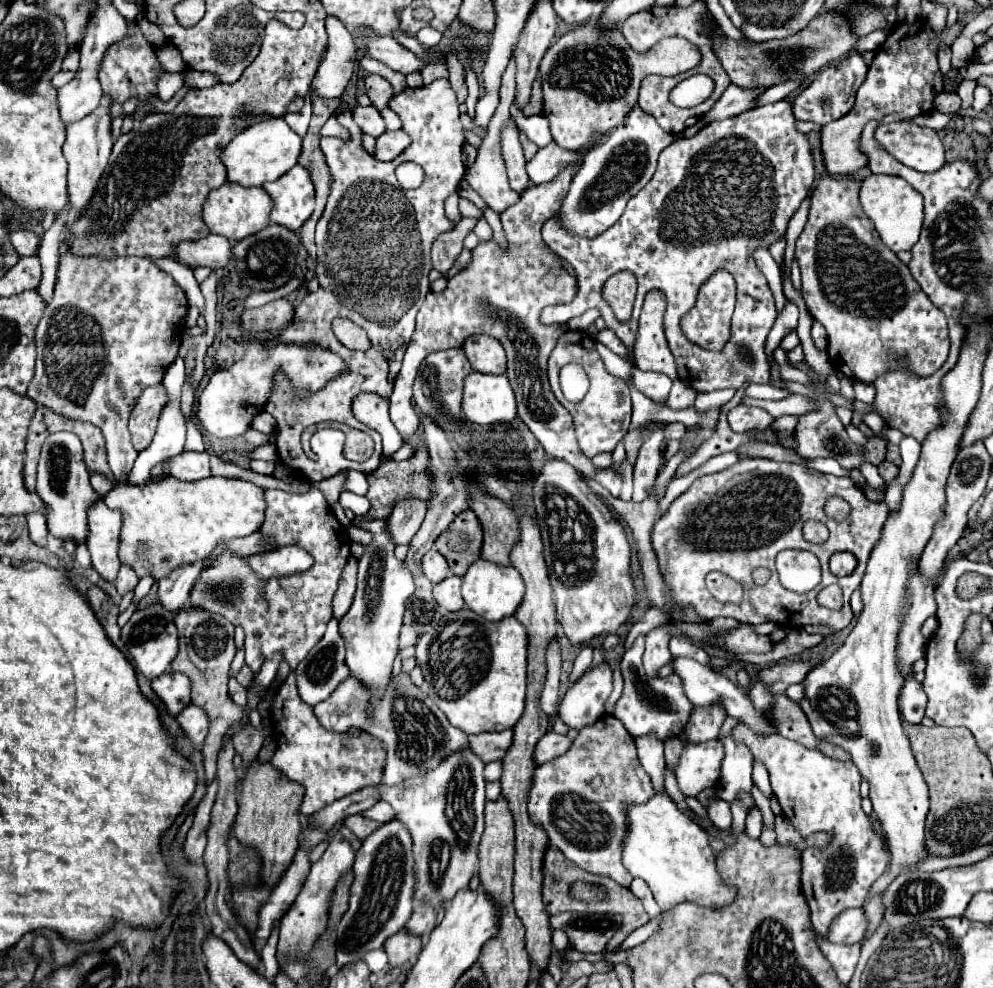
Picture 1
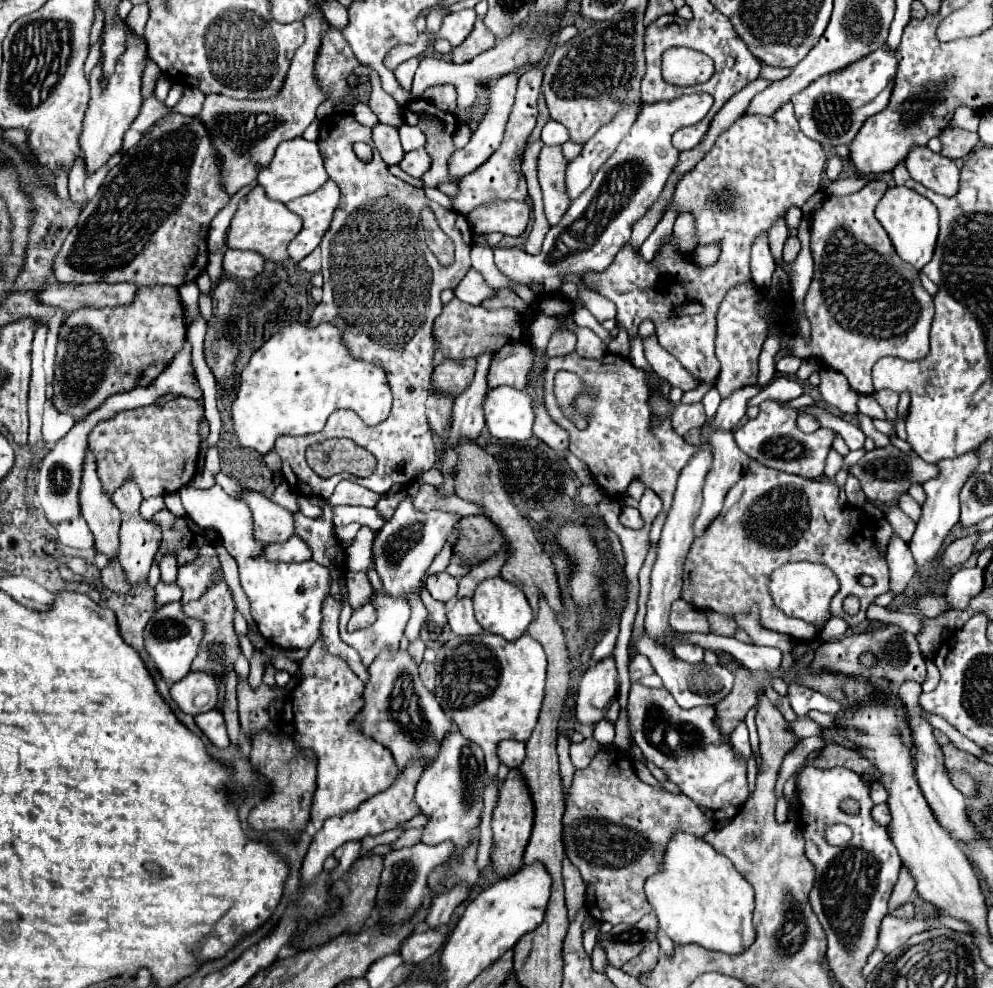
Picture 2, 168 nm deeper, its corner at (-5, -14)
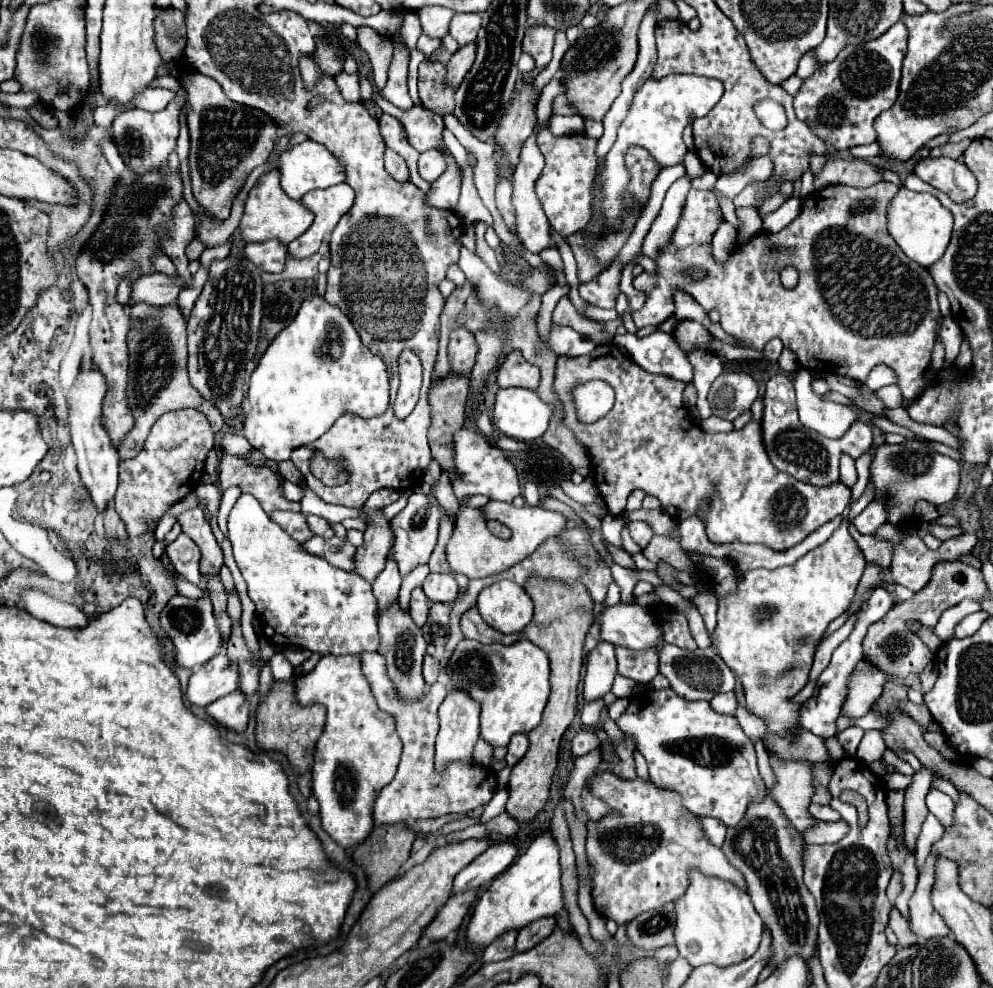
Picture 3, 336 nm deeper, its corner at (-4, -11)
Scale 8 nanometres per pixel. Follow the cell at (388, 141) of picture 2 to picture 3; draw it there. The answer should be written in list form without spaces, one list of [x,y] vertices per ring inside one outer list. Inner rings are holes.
[[[385,147],[385,169],[397,181],[407,181],[409,179],[409,169],[407,169],[405,159],[399,153],[395,153],[391,147]]]

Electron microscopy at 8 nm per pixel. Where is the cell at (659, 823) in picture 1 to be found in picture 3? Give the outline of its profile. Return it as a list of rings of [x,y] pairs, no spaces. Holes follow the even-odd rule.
[[[699,869],[689,871],[687,891],[675,901],[675,919],[675,945],[693,967],[707,963],[727,967],[745,961],[761,943],[763,923],[749,895],[731,881],[705,875]]]

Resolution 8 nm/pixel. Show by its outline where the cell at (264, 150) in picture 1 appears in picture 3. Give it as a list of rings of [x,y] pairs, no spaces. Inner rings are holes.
[[[311,139],[297,143],[291,149],[281,153],[279,173],[281,173],[281,189],[285,193],[289,193],[291,199],[301,199],[305,193],[309,193],[313,189],[327,189],[331,185],[345,181],[345,173],[343,173],[339,161],[335,161],[335,157],[323,145],[317,145]]]

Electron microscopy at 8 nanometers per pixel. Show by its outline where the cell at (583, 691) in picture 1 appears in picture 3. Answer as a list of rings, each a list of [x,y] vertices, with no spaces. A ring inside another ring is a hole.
[[[599,641],[597,647],[587,657],[587,671],[583,679],[583,699],[585,703],[603,699],[611,691],[613,679],[617,677],[615,647]]]

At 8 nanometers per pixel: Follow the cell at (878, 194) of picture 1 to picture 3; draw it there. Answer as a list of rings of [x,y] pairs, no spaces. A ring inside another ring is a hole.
[[[901,187],[887,207],[889,235],[897,241],[897,245],[909,259],[913,259],[923,267],[929,267],[931,263],[943,257],[945,253],[943,249],[949,245],[951,227],[953,227],[953,215],[939,203],[939,199],[935,199],[929,193],[915,193]]]

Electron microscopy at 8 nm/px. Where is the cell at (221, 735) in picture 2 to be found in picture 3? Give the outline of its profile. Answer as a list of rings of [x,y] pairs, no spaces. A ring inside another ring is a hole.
[[[233,691],[231,695],[225,695],[221,699],[217,699],[215,703],[211,703],[205,711],[207,715],[221,723],[223,727],[235,731],[235,733],[243,733],[247,729],[247,721],[249,721],[249,701],[245,695],[241,695],[239,691]]]

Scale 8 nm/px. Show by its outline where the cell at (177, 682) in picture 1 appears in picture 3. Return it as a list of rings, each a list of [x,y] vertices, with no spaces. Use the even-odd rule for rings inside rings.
[[[225,653],[215,655],[205,665],[201,665],[187,685],[187,701],[197,707],[207,707],[223,695],[237,689],[237,667],[227,659]]]

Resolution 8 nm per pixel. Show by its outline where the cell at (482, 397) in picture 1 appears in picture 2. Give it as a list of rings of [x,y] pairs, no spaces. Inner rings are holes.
[[[510,386],[492,388],[484,402],[484,414],[494,438],[518,442],[532,438],[534,406],[526,390]]]

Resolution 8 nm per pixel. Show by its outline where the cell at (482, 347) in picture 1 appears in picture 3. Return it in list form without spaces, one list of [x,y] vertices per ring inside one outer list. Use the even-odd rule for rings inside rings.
[[[511,351],[503,365],[497,371],[497,385],[499,387],[525,387],[537,389],[539,385],[539,369],[529,363],[521,351]]]

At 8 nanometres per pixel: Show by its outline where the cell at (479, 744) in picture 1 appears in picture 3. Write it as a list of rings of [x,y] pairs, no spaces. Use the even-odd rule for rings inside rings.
[[[523,733],[521,735],[513,735],[511,743],[507,747],[507,757],[505,757],[507,767],[513,767],[517,761],[521,761],[523,755],[525,755],[525,751],[527,751],[527,747],[529,747],[527,735],[523,735]]]

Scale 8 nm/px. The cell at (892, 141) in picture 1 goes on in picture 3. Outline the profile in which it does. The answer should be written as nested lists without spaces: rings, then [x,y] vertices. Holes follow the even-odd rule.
[[[925,157],[915,165],[913,173],[957,203],[971,199],[977,191],[977,181],[967,165],[949,157]]]

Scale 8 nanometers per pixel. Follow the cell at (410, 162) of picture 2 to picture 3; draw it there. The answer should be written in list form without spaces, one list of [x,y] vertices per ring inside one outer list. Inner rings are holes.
[[[435,149],[421,153],[419,163],[417,163],[417,171],[425,181],[433,183],[445,171],[445,161],[443,161],[441,153],[435,151]]]

